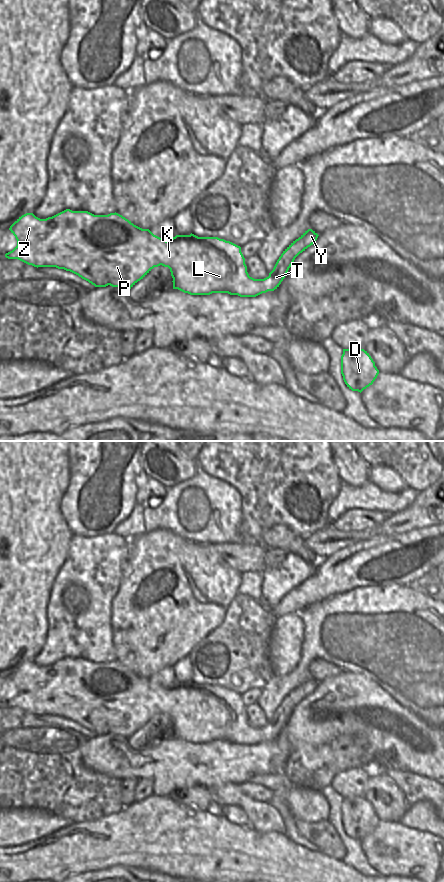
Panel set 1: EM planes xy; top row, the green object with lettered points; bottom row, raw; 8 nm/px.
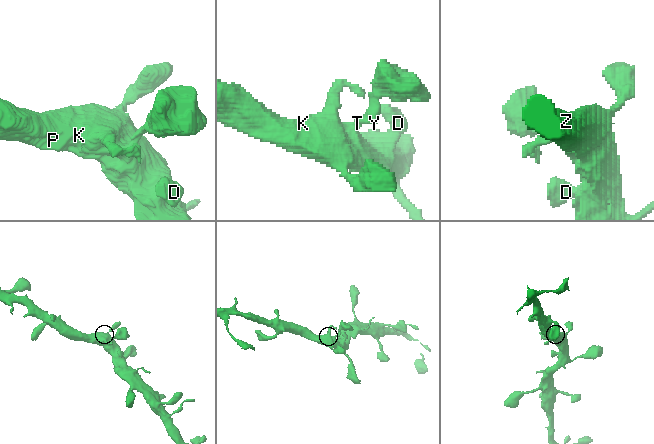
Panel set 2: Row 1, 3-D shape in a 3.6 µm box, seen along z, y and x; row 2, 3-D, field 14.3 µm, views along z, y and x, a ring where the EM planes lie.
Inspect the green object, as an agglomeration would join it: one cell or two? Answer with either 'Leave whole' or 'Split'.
Leave whole

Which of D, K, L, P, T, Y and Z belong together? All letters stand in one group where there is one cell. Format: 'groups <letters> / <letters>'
groups D K L P T Y Z

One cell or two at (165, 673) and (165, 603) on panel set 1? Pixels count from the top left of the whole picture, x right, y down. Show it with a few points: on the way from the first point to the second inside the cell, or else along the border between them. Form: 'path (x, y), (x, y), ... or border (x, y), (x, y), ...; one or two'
border (172, 666), (164, 666), (149, 677); two

